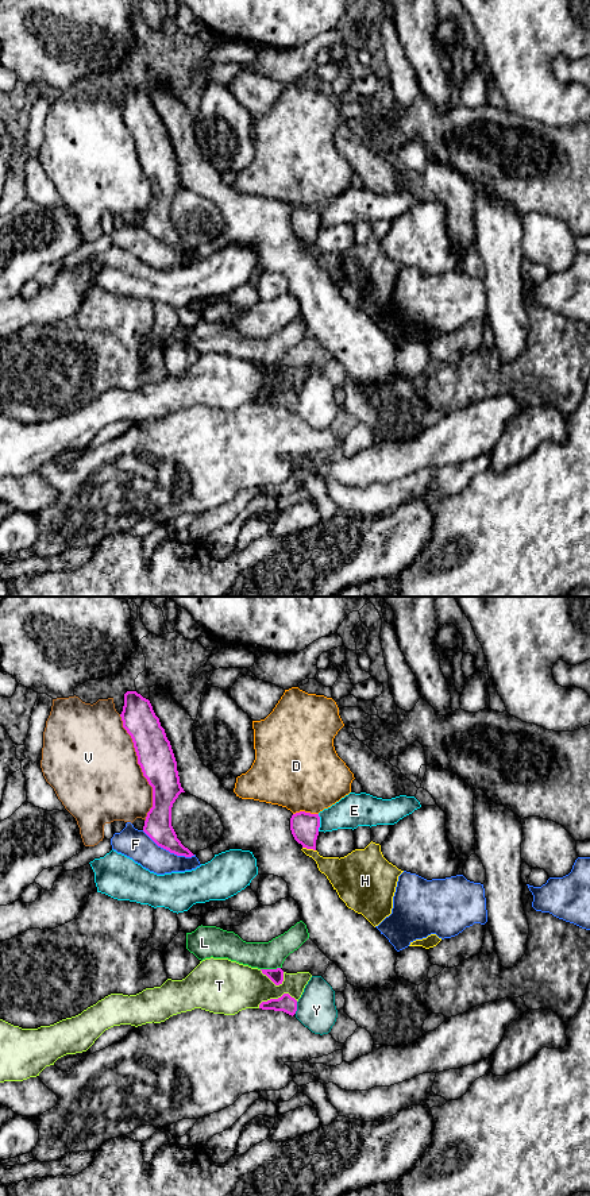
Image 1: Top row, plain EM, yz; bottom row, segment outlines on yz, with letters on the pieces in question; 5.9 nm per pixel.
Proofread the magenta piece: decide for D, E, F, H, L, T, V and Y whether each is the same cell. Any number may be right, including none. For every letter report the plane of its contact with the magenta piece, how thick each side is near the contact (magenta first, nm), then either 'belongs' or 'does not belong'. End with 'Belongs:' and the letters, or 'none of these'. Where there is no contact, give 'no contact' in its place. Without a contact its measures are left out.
D: contact in yz; calibres 170 and 480 nm; does not belong
E: contact in yz; calibres 170 and 200 nm; does not belong
F: contact in yz; calibres 160 and 180 nm; does not belong
H: contact in yz; calibres 170 and 180 nm; does not belong
L: contact in yz; calibres 80 and 160 nm; does not belong
T: contact in yz; calibres 100 and 280 nm; does not belong
V: contact in yz; calibres 220 and 480 nm; does not belong
Y: contact in yz; calibres 100 and 240 nm; does not belong
Belongs: none of these

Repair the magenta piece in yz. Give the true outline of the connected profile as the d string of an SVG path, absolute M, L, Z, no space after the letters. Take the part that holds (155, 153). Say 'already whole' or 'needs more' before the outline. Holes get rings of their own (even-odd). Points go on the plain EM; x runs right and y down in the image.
already whole; M136 86L124 89L120 109L123 123L131 131L143 171L153 182L153 202L147 208L143 227L161 243L177 251L194 251L177 234L171 221L171 202L181 188L177 157L149 94Z

